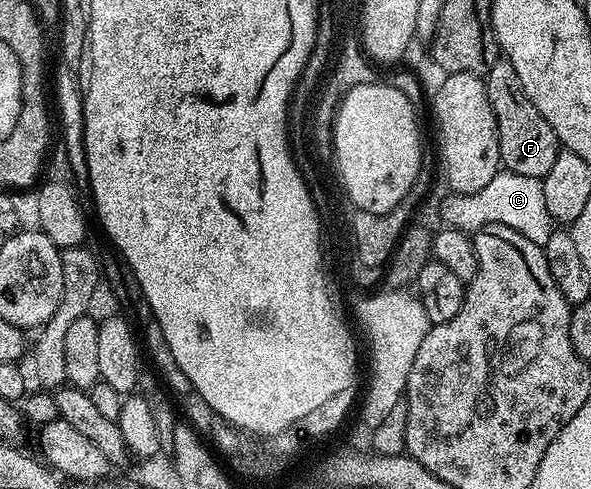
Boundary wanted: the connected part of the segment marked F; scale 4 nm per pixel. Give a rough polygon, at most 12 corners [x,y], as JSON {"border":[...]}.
{"border":[[508,59],[483,80],[503,170],[543,179],[562,150]]}

